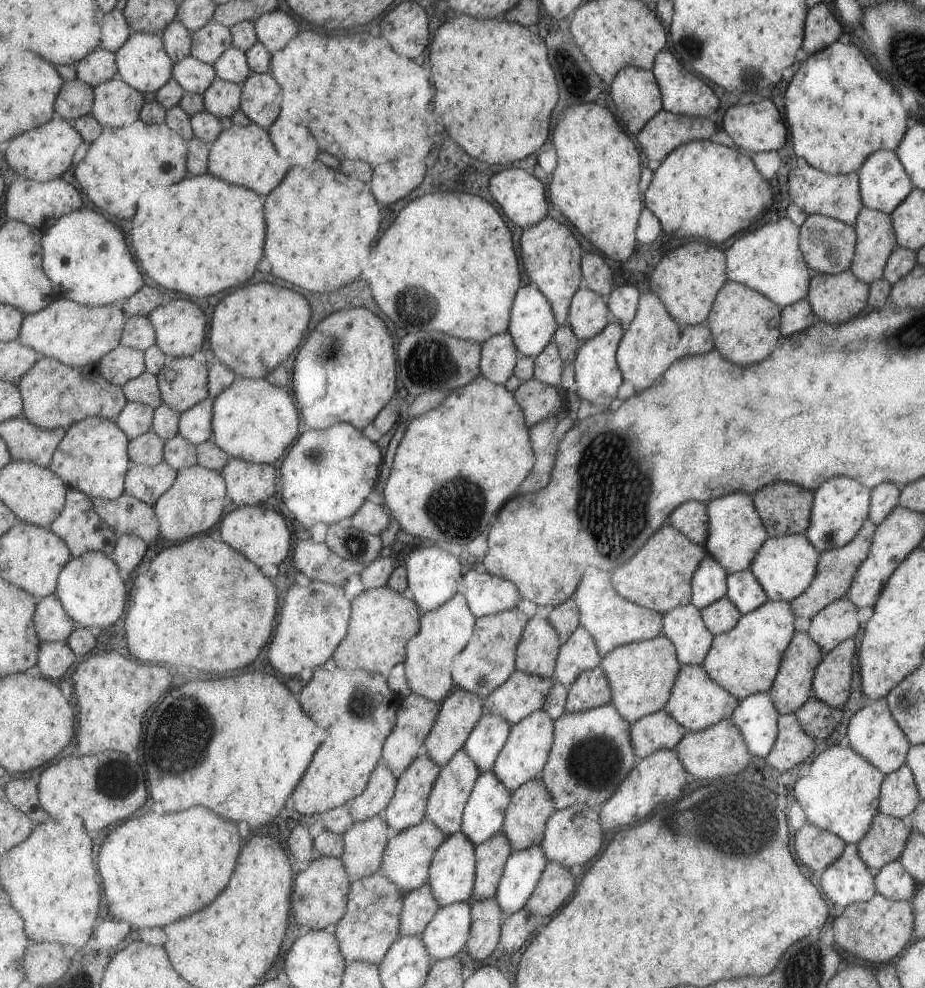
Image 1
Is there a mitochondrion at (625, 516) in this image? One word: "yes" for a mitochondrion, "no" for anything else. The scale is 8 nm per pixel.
yes

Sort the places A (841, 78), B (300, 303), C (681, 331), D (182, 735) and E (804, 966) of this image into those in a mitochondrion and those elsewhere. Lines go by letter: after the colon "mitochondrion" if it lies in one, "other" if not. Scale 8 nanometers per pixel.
A: other
B: other
C: other
D: mitochondrion
E: mitochondrion

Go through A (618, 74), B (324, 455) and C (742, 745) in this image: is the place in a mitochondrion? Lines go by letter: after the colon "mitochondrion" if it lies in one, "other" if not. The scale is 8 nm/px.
A: other
B: mitochondrion
C: other

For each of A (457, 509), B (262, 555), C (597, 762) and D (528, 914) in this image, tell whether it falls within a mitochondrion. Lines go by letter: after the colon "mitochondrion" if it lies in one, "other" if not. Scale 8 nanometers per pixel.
A: mitochondrion
B: other
C: mitochondrion
D: other

